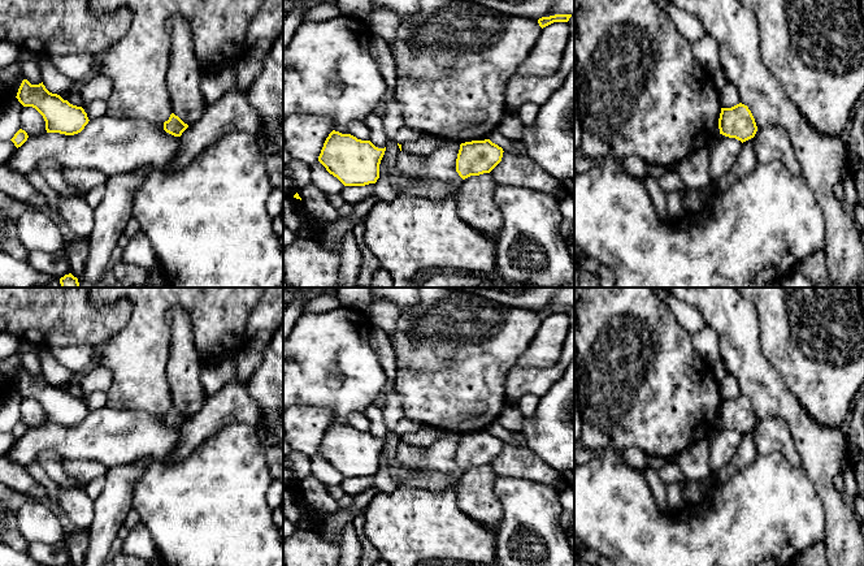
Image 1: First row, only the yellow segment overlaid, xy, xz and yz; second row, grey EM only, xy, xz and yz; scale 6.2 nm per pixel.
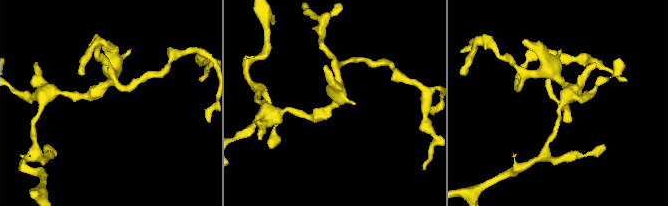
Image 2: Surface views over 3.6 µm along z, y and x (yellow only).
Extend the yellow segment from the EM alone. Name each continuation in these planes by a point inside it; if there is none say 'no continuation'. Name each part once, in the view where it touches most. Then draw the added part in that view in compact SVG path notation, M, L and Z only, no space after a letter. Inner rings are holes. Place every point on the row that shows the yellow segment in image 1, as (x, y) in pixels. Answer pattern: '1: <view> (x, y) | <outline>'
no continuation

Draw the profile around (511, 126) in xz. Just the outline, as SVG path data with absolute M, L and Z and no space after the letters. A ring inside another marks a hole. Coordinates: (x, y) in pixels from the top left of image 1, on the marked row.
M507 108L504 118L500 121L496 131L508 139L521 141L524 125L517 116L517 109Z

